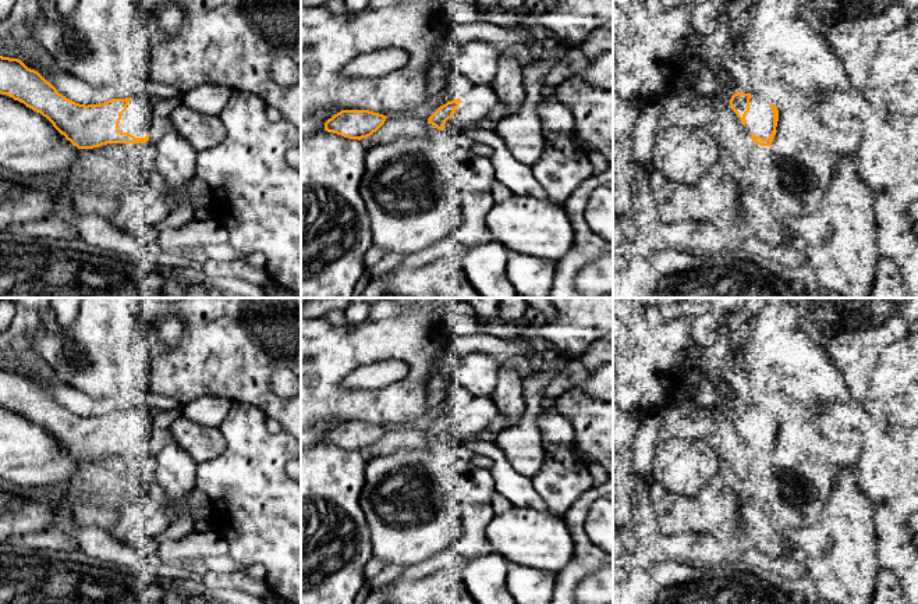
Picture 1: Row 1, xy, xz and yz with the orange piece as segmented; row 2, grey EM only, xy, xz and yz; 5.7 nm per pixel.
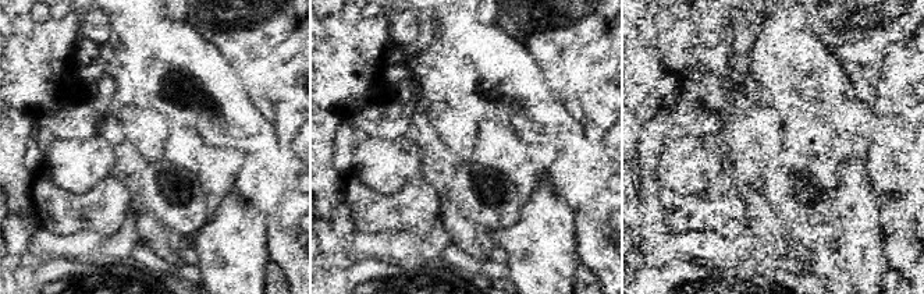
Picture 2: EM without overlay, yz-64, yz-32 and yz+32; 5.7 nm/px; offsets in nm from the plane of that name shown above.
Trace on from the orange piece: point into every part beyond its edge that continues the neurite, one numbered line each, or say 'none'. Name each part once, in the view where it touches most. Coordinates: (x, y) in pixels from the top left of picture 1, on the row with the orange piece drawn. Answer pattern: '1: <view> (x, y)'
1: xy (135, 120)

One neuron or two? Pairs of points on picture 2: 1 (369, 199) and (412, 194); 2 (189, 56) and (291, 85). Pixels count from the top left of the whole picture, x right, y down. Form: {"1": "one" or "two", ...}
{"1": "one", "2": "two"}

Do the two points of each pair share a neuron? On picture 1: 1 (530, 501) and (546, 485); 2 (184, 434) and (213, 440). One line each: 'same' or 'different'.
1: different
2: same

